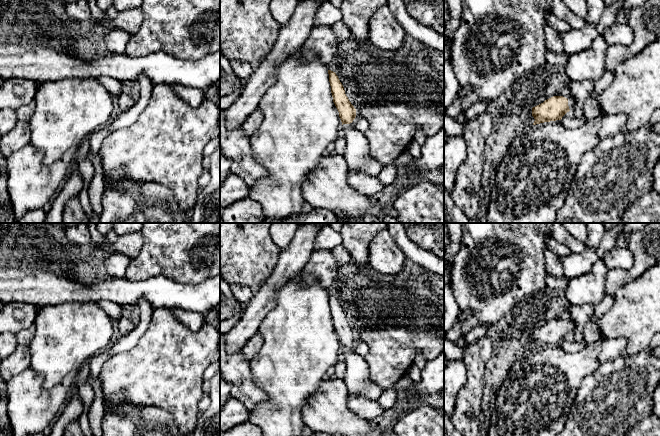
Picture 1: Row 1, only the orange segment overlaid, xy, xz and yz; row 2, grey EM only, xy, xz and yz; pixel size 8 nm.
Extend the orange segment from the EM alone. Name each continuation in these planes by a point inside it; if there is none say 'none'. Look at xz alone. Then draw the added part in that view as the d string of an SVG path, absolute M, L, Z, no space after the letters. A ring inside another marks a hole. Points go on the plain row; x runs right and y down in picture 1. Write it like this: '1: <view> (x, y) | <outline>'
1: xz (356, 378) | M352 347L341 350L347 366L344 382L350 394L377 401L382 389L369 380L369 367L363 355L353 351Z

